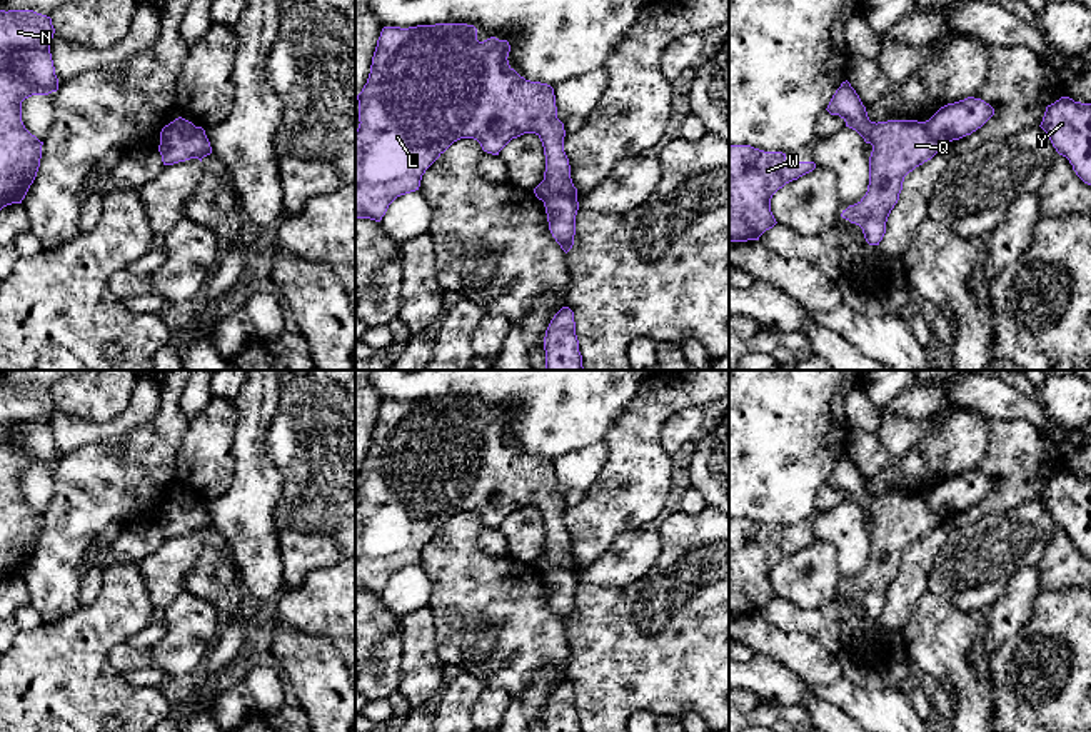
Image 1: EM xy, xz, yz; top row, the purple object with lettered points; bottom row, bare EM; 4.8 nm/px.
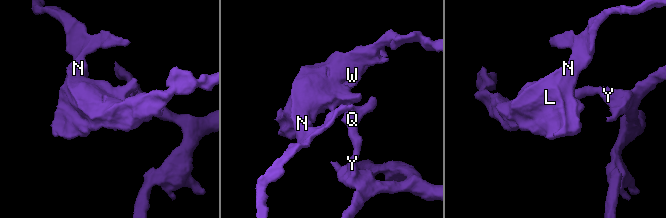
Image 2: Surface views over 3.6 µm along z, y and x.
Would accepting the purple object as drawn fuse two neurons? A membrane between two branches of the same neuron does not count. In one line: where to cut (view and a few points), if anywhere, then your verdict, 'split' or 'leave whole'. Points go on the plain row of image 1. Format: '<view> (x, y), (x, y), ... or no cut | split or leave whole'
xz (576, 571), (548, 571), (542, 574) | split

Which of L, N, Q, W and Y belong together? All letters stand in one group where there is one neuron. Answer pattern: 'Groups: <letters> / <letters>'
Groups: L N Q W / Y

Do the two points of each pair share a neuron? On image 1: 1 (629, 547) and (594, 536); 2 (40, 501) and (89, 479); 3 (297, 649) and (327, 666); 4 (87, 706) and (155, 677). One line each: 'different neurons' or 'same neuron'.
1: different neurons
2: different neurons
3: same neuron
4: different neurons

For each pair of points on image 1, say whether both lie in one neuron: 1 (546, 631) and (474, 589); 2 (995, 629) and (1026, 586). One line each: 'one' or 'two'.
1: one
2: one

